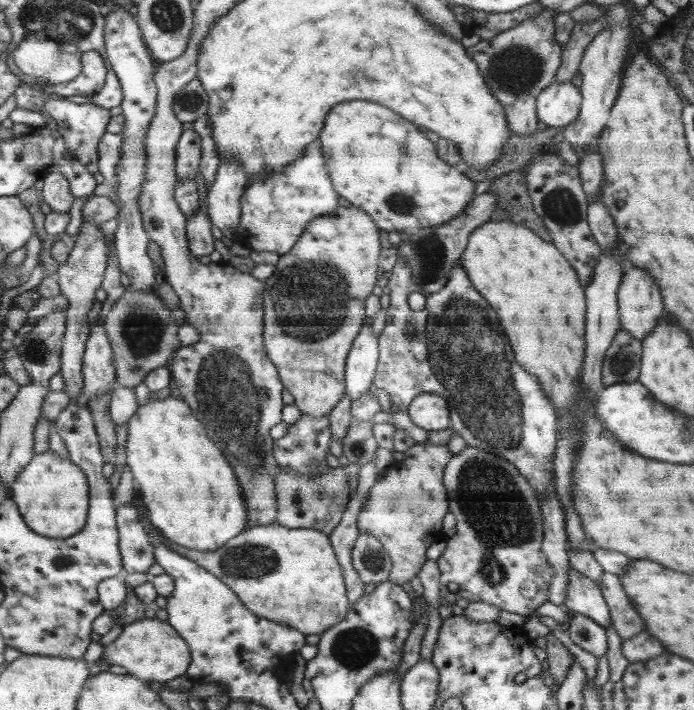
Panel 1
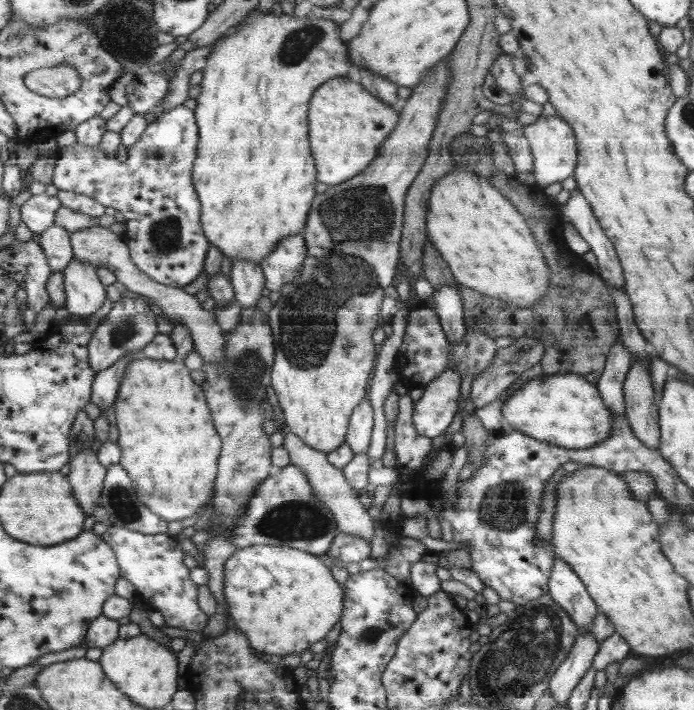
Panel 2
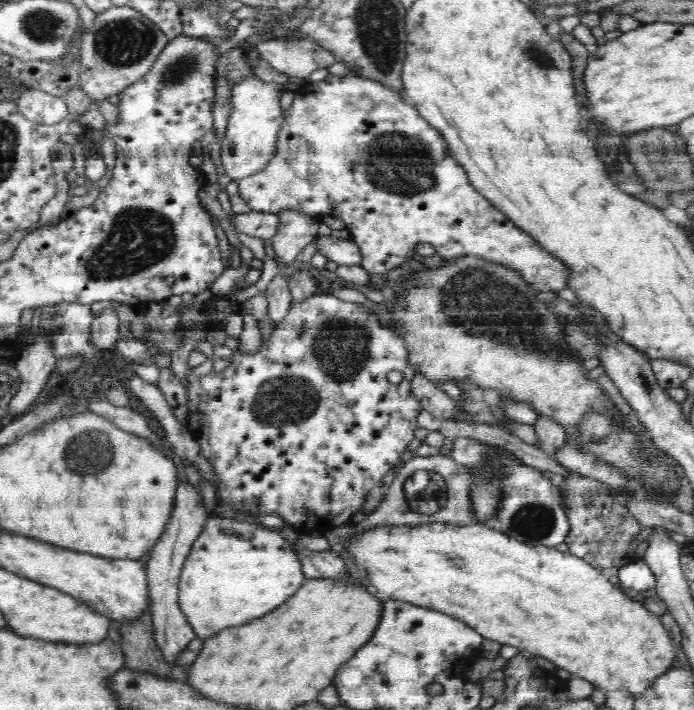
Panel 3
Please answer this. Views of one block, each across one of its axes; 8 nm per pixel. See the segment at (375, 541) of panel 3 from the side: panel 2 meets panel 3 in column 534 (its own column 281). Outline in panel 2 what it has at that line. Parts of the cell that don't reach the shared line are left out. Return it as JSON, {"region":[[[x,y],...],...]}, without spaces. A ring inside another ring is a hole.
{"region":[[[286,545],[247,546],[236,550],[233,556],[225,562],[225,606],[231,618],[231,626],[238,626],[238,630],[246,630],[250,638],[250,646],[260,653],[298,654],[310,648],[314,642],[324,639],[330,628],[340,620],[342,610],[342,588],[332,578],[330,570],[312,556],[309,551],[298,550],[297,547]]]}

